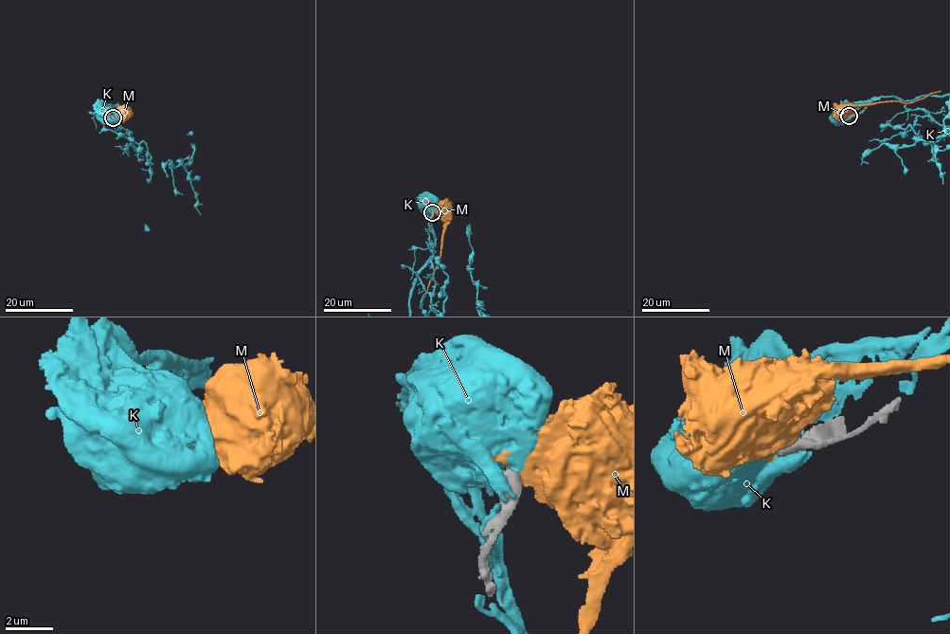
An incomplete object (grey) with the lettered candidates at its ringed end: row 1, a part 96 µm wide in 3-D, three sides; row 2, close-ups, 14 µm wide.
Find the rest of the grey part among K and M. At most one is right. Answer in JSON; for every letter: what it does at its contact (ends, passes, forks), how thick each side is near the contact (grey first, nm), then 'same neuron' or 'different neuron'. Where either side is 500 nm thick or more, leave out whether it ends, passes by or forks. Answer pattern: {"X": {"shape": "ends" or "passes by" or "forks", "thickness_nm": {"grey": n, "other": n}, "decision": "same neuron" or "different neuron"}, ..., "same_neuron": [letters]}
{"K": {"thickness_nm": {"grey": 750, "other": 900}, "decision": "same neuron"}, "M": {"thickness_nm": {"grey": 650, "other": 700}, "decision": "different neuron"}, "same_neuron": ["K"]}

